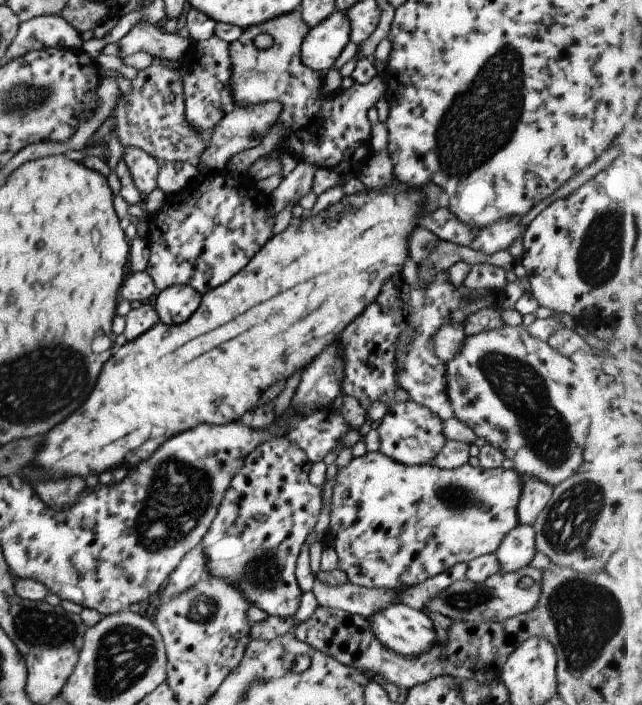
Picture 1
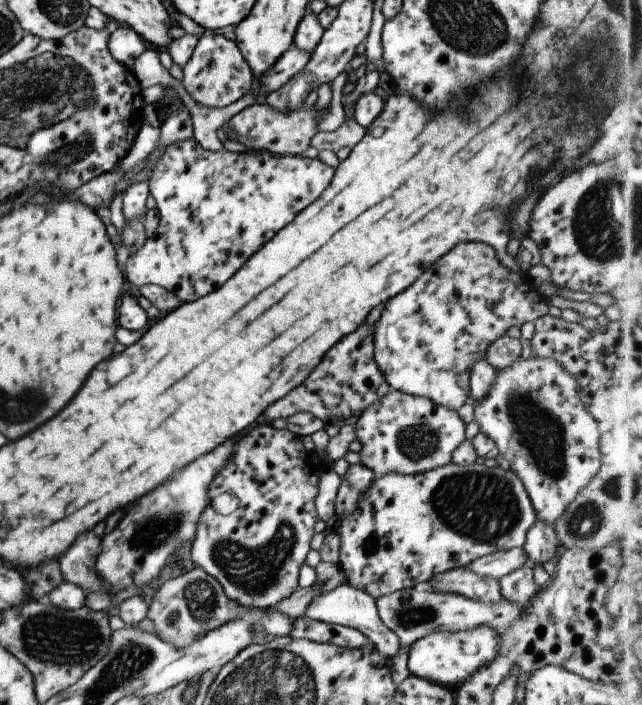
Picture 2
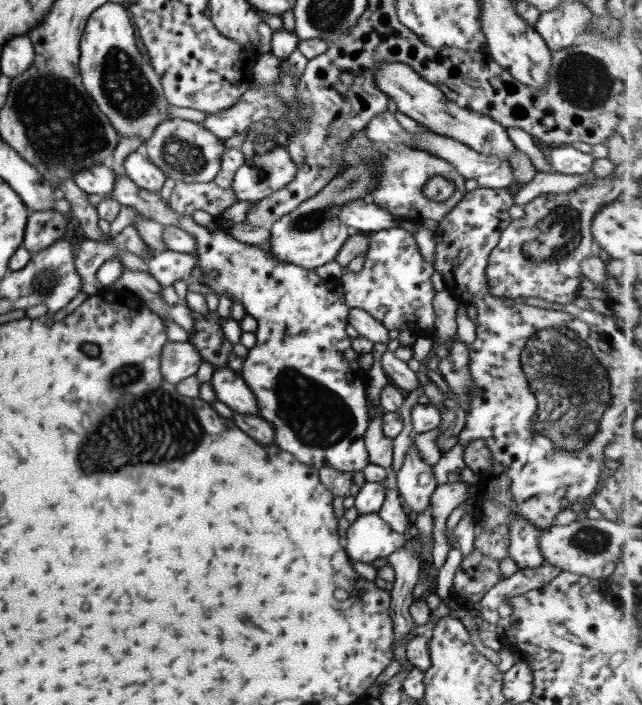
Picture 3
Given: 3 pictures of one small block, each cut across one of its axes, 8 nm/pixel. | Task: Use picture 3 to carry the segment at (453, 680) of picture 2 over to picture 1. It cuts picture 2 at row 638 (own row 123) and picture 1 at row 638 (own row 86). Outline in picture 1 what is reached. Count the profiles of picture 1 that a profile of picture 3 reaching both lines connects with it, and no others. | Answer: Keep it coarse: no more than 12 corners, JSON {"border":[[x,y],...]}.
{"border":[[396,603],[369,619],[384,646],[420,656],[438,644],[433,620]]}

